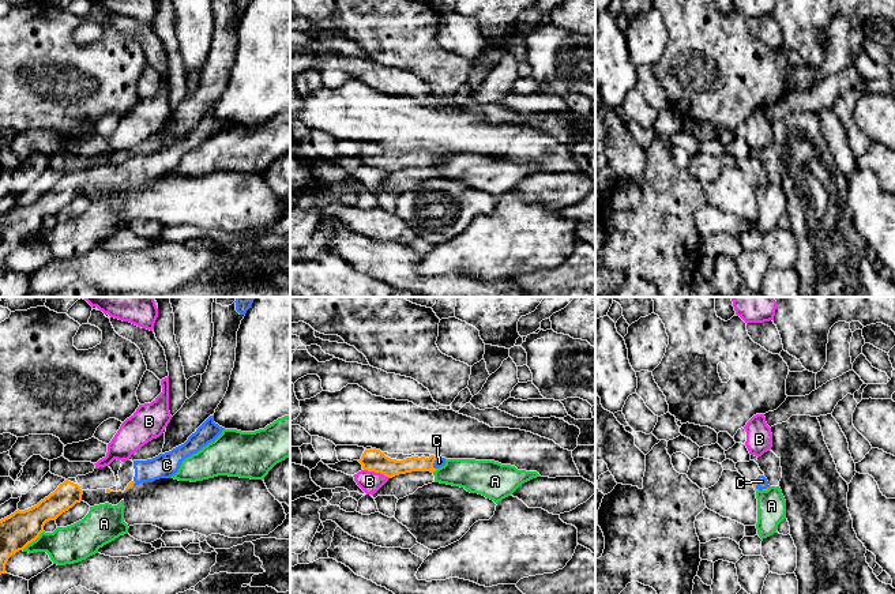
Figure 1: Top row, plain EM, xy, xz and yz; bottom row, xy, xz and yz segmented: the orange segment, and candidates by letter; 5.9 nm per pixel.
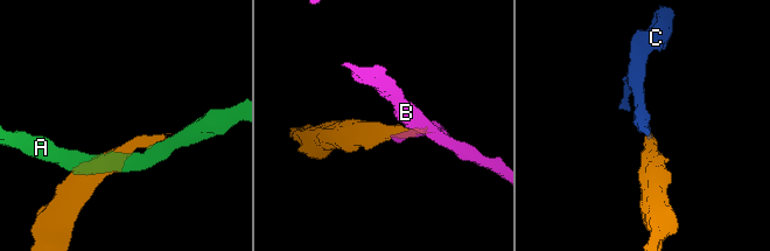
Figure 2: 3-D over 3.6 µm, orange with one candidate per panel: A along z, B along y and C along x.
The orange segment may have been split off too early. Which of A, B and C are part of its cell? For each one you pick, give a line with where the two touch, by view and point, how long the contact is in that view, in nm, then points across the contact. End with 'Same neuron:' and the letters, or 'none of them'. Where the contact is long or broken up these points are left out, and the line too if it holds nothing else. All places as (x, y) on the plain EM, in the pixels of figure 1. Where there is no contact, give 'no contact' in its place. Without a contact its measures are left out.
C: xz (433, 157) | 80 nm | across xz (393, 162), (433, 157), (439, 157)
Same neuron: C

